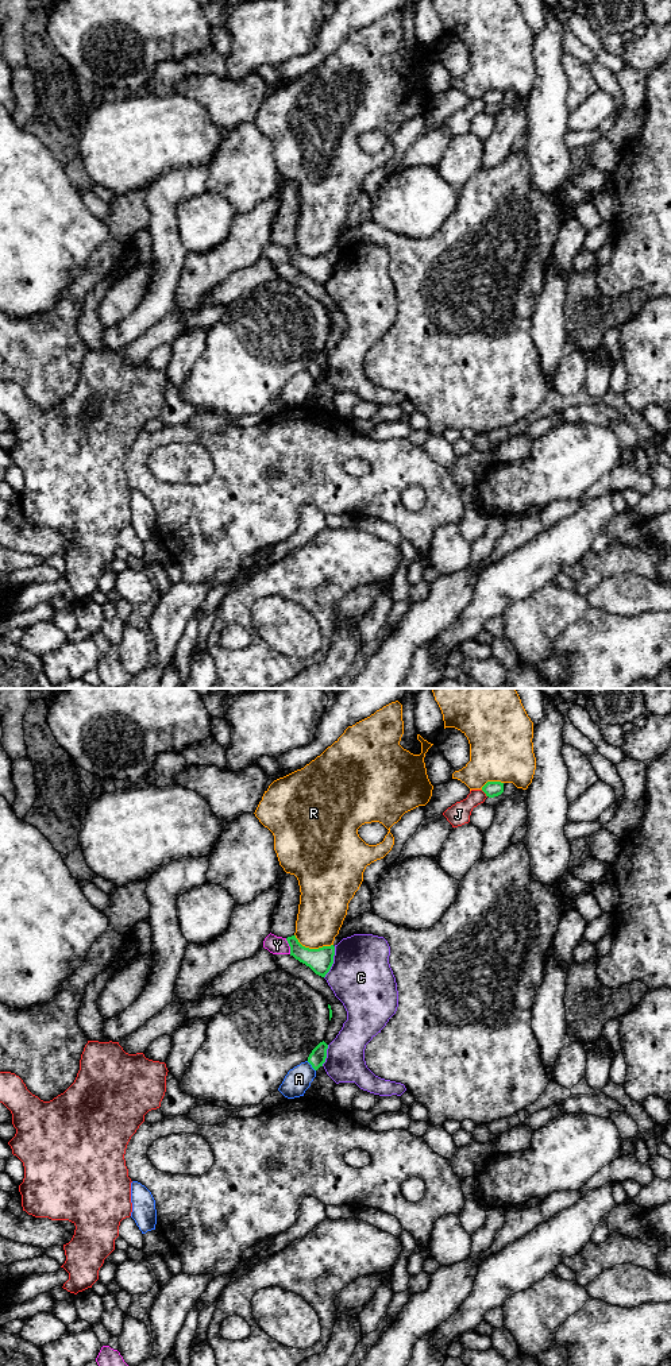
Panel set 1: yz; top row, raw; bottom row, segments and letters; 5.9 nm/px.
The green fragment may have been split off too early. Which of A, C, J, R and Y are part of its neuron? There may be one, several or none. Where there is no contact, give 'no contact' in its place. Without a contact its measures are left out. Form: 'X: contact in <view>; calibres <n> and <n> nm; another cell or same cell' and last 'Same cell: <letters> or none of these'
A: contact in yz; calibres 100 and 150 nm; another cell
C: contact in yz; calibres 150 and 380 nm; another cell
J: contact in yz; calibres 100 and 140 nm; another cell
R: contact in yz; calibres 150 and 280 nm; another cell
Y: contact in yz; calibres 150 and 110 nm; another cell
Same cell: none of these

